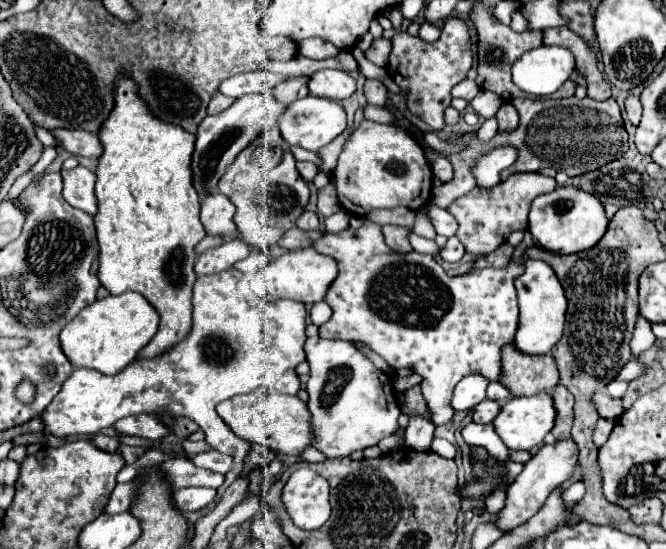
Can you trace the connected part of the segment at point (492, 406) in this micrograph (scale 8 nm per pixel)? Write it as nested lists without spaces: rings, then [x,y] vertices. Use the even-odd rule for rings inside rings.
[[[484,399],[482,403],[478,403],[478,405],[474,407],[472,421],[476,421],[476,423],[492,423],[494,417],[500,413],[500,409],[502,409],[502,403],[500,403],[500,401]]]

